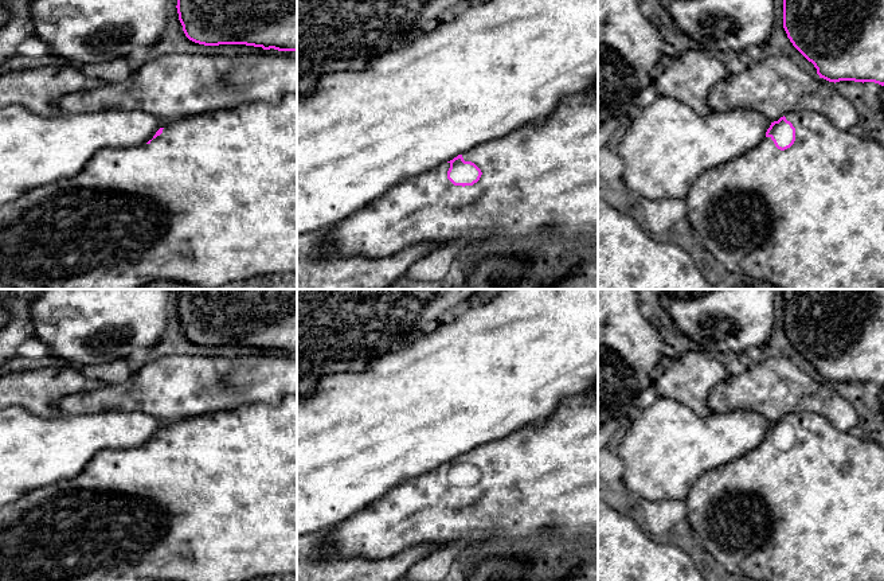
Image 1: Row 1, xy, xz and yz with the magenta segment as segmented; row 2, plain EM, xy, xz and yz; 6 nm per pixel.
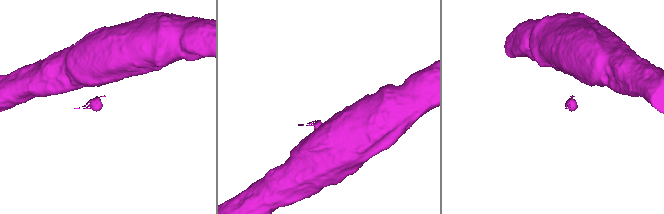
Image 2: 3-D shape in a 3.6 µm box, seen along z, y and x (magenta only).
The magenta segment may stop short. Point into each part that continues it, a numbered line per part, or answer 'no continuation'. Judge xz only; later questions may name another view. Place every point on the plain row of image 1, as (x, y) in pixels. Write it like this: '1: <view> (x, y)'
1: xz (544, 475)

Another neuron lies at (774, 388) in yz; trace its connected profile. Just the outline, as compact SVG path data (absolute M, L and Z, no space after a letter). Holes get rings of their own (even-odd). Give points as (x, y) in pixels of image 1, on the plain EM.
M783 356L754 362L742 374L730 375L727 381L719 382L709 393L708 406L712 413L721 414L735 410L756 412L771 424L787 414L813 412L825 417L841 432L850 432L858 425L858 414L854 406L836 390L834 383L810 377L793 360Z

